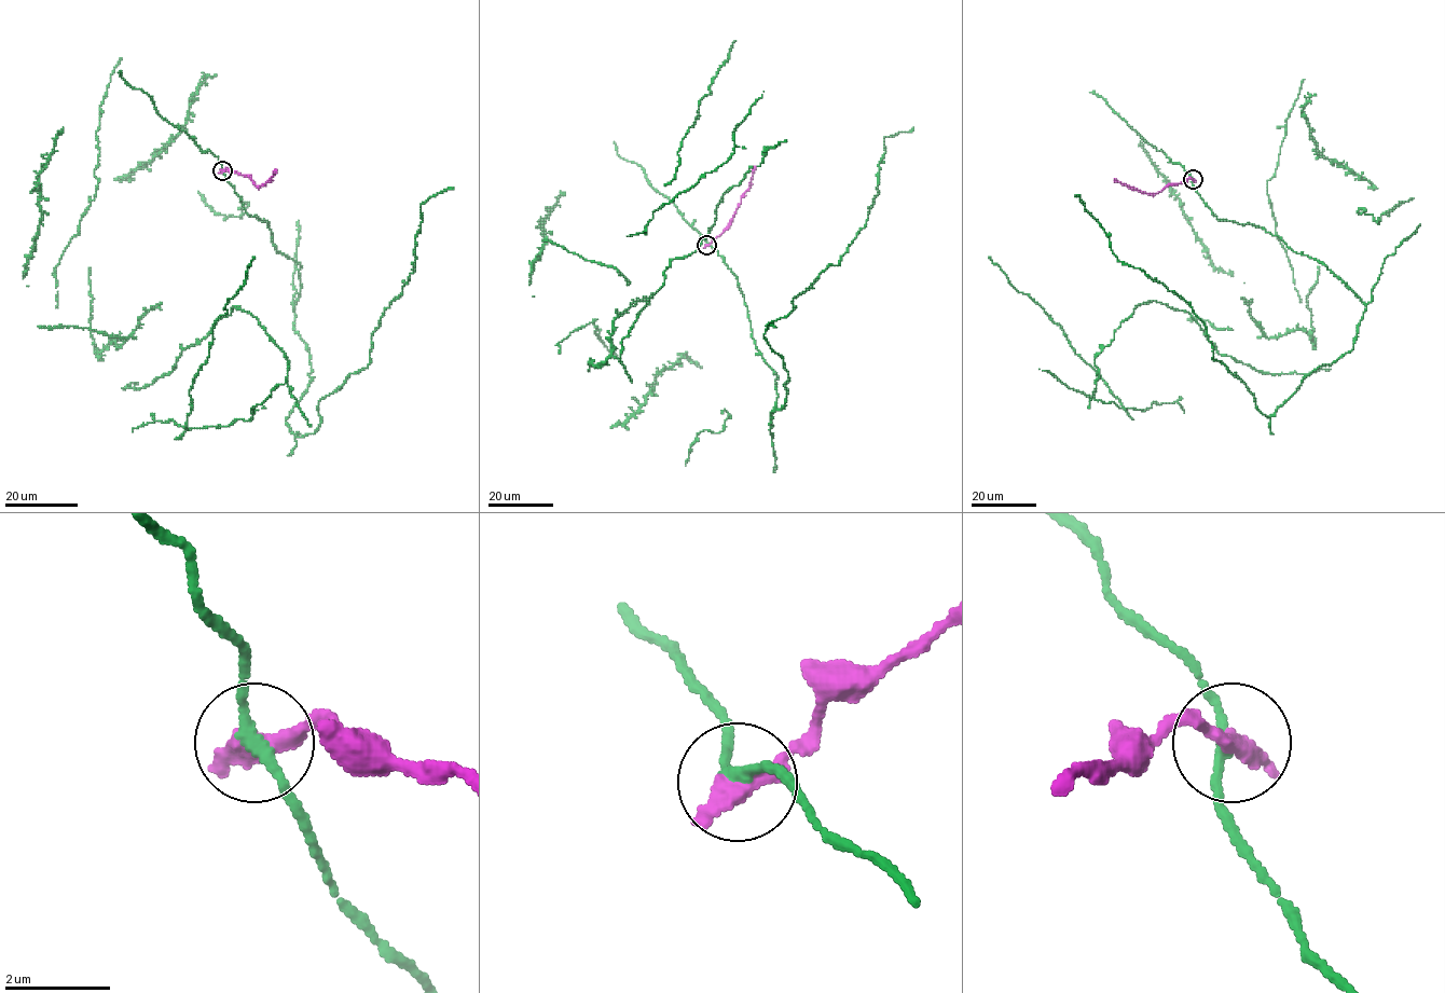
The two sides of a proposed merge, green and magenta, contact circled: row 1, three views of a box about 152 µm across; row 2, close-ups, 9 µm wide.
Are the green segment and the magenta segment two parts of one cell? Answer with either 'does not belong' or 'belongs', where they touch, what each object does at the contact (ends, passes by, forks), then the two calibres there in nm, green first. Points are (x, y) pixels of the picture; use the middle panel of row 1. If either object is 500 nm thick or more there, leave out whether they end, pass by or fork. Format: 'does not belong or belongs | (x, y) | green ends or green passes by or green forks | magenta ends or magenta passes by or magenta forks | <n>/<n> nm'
does not belong | (706, 245) | green passes by | magenta ends | 200/480 nm

